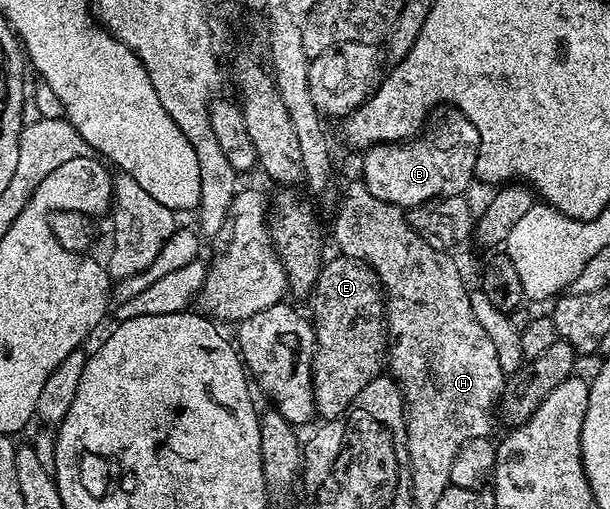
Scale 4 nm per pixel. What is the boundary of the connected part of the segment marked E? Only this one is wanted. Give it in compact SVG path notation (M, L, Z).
M335 256L334 259L323 261L322 271L318 273L318 282L315 284L312 291L314 298L314 314L312 313L312 321L314 324L314 365L312 367L312 377L314 380L314 408L317 417L322 420L329 420L332 418L340 418L347 410L351 409L352 404L358 402L360 396L360 388L364 388L364 384L368 384L374 378L379 377L380 370L378 370L378 349L383 349L384 346L384 295L378 287L378 277L374 275L373 270L369 266L358 262L354 258L344 258Z

